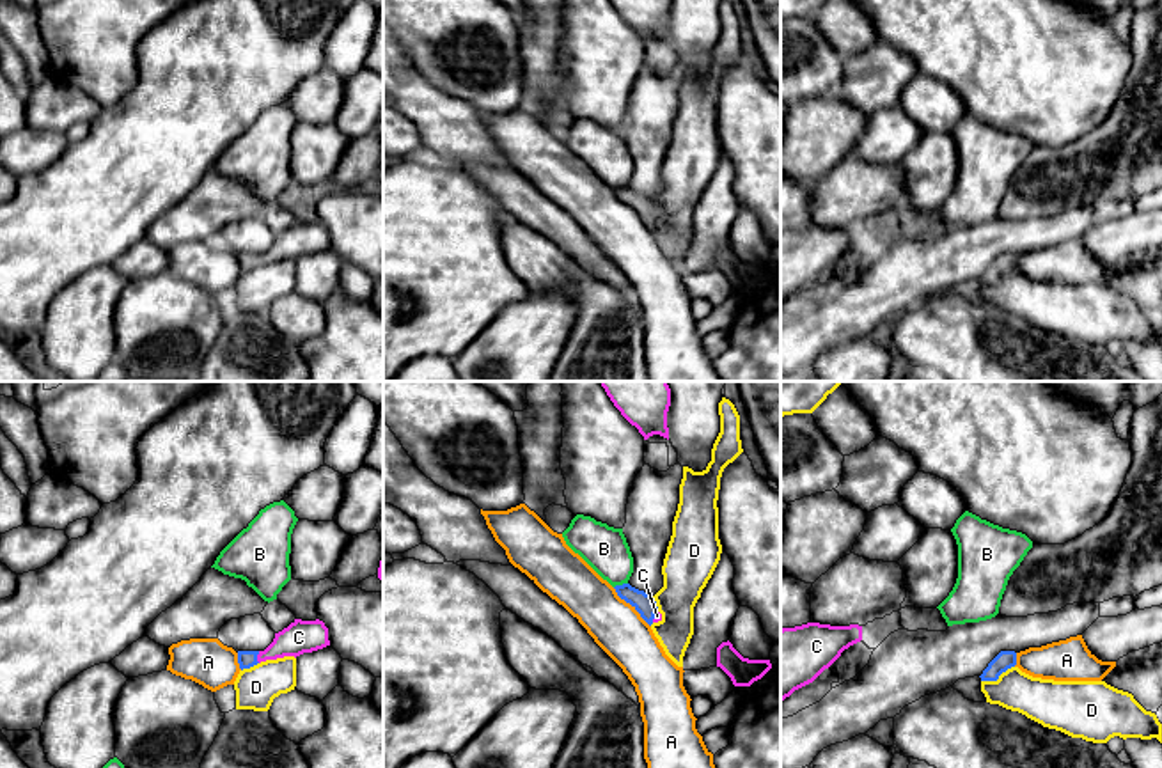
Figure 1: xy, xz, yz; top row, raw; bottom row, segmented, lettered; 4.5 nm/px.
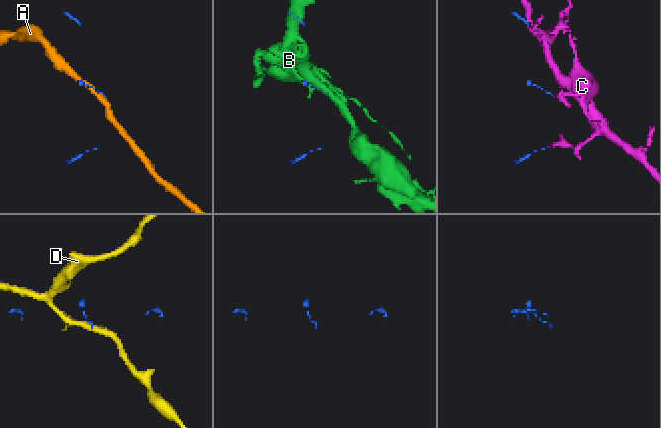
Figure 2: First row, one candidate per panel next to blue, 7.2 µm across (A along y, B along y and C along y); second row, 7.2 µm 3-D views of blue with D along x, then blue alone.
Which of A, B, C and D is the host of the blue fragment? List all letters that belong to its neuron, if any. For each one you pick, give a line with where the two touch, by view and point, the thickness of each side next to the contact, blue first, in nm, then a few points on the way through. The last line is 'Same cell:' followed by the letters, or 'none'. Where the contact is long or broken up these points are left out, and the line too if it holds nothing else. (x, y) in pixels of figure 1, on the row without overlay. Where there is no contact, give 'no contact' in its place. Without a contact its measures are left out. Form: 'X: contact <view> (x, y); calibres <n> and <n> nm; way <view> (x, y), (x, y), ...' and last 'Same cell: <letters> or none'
C: contact xy (256, 259); calibres 80 and 150 nm
Same cell: C

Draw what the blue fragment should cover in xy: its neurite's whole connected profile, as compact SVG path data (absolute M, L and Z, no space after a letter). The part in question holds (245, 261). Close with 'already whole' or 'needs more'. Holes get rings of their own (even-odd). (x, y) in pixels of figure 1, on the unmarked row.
M294 222L287 231L275 236L273 245L264 254L238 254L239 271L250 271L266 263L300 259L330 248L328 231L323 223Z; needs more

